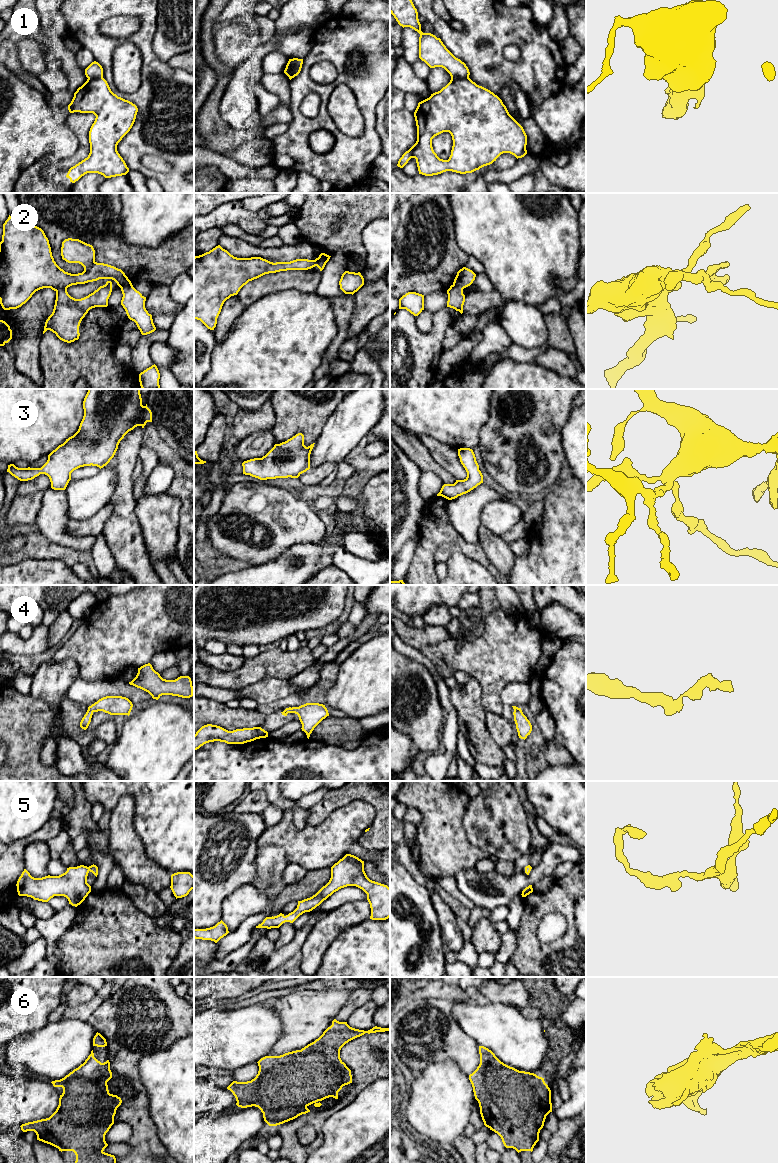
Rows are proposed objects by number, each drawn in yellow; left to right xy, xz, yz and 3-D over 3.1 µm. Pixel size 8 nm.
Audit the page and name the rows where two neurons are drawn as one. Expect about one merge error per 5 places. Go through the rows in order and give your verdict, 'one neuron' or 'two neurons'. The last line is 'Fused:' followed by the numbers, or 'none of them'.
1: two neurons
2: two neurons
3: one neuron
4: one neuron
5: one neuron
6: one neuron
Fused: 1, 2

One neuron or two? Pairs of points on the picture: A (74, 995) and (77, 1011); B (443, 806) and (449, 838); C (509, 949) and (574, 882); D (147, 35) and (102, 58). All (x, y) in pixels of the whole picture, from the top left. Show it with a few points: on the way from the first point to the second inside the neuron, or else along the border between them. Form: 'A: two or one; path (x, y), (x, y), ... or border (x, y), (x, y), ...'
A: two; border (96, 994), (86, 1002), (68, 1006)
B: one; path (443, 814), (443, 819), (447, 823), (447, 830)
C: two; border (514, 931), (516, 949), (509, 961)
D: one; path (136, 10), (106, 10), (94, 22), (94, 32)

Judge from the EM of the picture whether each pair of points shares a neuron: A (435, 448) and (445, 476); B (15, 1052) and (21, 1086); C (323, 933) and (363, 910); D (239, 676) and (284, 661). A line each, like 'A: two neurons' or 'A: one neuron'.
A: two neurons
B: two neurons
C: one neuron
D: one neuron

